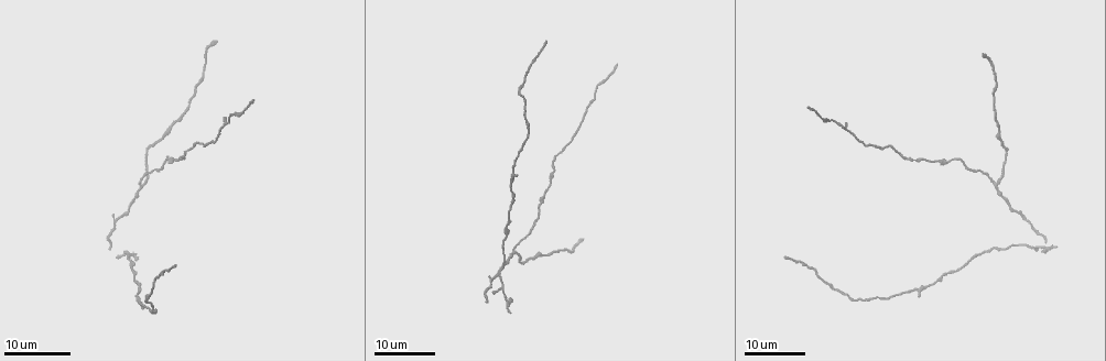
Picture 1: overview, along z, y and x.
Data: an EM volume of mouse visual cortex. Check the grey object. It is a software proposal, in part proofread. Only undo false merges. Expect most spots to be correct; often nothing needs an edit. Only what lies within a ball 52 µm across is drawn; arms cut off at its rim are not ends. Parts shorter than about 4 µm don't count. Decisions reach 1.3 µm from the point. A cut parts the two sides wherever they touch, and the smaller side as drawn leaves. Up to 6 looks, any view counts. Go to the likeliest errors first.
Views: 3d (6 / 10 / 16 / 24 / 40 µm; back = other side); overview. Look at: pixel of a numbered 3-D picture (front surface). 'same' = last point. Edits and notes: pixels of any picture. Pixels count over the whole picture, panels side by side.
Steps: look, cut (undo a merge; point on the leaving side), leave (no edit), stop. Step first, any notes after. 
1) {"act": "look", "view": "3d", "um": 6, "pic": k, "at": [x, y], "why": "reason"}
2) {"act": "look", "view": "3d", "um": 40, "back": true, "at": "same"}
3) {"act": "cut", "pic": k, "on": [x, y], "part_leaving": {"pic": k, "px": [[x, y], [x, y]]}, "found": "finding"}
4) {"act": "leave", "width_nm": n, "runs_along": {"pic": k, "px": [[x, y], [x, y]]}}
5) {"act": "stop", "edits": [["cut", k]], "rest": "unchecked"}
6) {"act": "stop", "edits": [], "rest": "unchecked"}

{"act": "look", "view": "3d", "um": 24, "pic": 1, "at": [997, 183], "why": "three arms meet"}

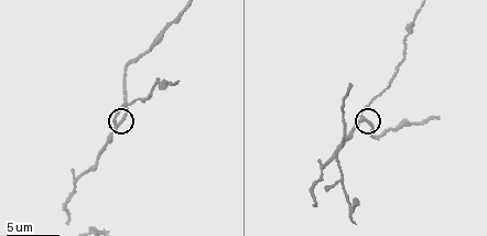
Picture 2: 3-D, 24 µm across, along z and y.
{"act": "look", "view": "3d", "um": 10, "pic": 2, "at": [117, 122], "why": "zoom in"}

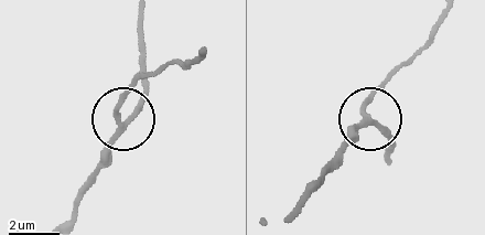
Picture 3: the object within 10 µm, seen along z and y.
{"act": "look", "view": "3d", "um": 6, "pic": 3, "at": [123, 122], "why": "zoom in"}

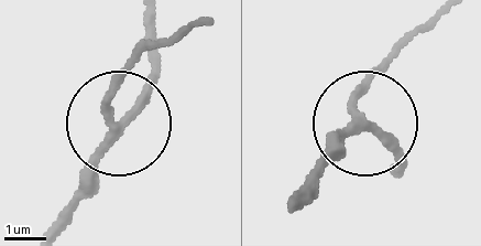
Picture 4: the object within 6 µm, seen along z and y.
{"act": "leave", "side_arm_um": 29, "found": "one cell here"}

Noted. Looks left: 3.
{"act": "look", "view": "3d", "um": 10, "pic": 2, "at": [411, 122], "why": "calibre changes"}

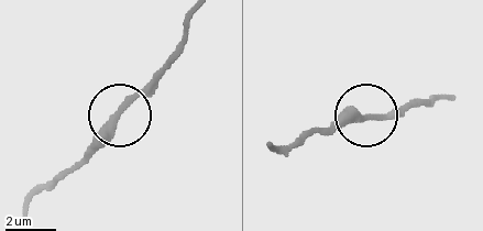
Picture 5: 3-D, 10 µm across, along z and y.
{"act": "leave", "runs_along": {"pic": 5, "px": [[273, 145], [292, 145], [348, 120], [409, 108]]}, "found": "continuous, no second cell"}

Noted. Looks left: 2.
{"act": "look", "view": "3d", "um": 16, "pic": 1, "at": [842, 127], "why": "three-way junction"}

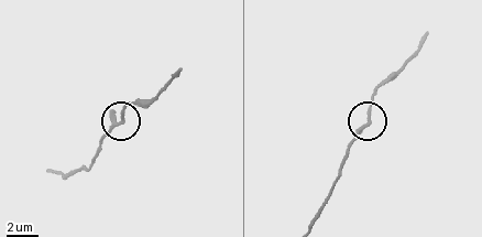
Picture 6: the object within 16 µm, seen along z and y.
{"act": "look", "view": "3d", "um": 10, "pic": 6, "at": [124, 119], "why": "closer look"}

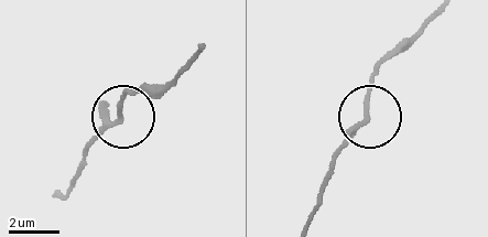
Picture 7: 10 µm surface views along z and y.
{"act": "leave", "width_nm": 160, "runs_along": {"pic": 7, "px": [[55, 197], [65, 195], [86, 149], [120, 116], [127, 90]]}, "found": "continuous, no second cell"}

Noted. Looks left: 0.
{"act": "stop", "edits": [], "rest": "unchecked"}

